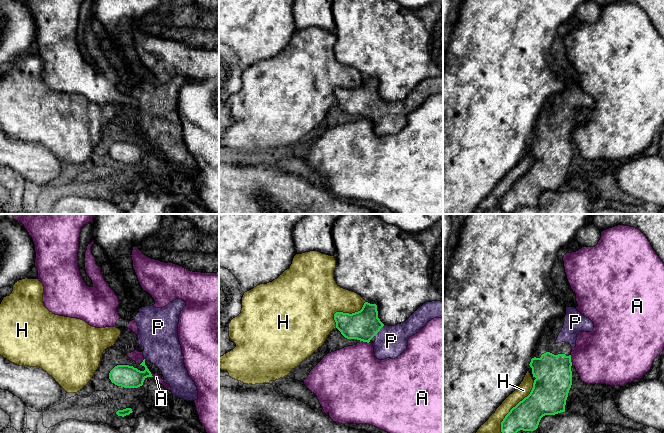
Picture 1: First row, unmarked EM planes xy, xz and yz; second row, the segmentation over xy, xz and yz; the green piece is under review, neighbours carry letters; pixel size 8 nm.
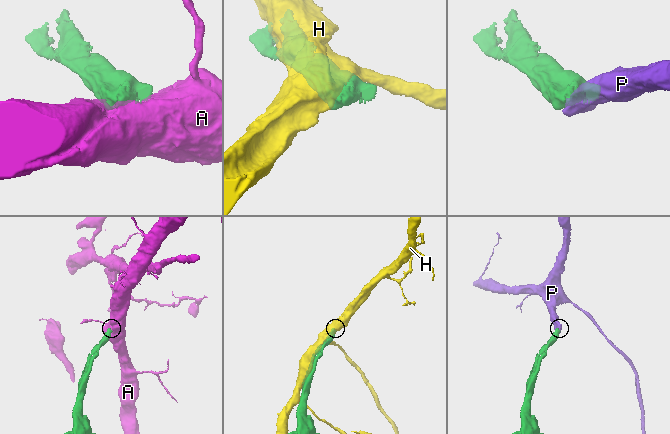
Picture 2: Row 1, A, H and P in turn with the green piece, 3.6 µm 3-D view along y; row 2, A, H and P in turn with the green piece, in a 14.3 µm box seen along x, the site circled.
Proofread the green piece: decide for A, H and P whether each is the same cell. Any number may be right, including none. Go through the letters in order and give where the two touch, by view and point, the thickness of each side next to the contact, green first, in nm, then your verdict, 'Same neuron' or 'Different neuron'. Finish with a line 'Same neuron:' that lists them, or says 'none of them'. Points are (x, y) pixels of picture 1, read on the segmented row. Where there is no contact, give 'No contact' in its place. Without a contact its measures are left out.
A: Touches green at yz (570, 360). Thickness 300 nm (green) against 440 nm. Different neuron
H: Touches green at yz (516, 405). Thickness 280 nm (green) against 130 nm. Different neuron
P: Touches green at xz (379, 330). Thickness 240 nm (green) against 260 nm. Same neuron
Same neuron: P

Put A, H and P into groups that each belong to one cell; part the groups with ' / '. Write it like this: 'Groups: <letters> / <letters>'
Groups: A / H / P

